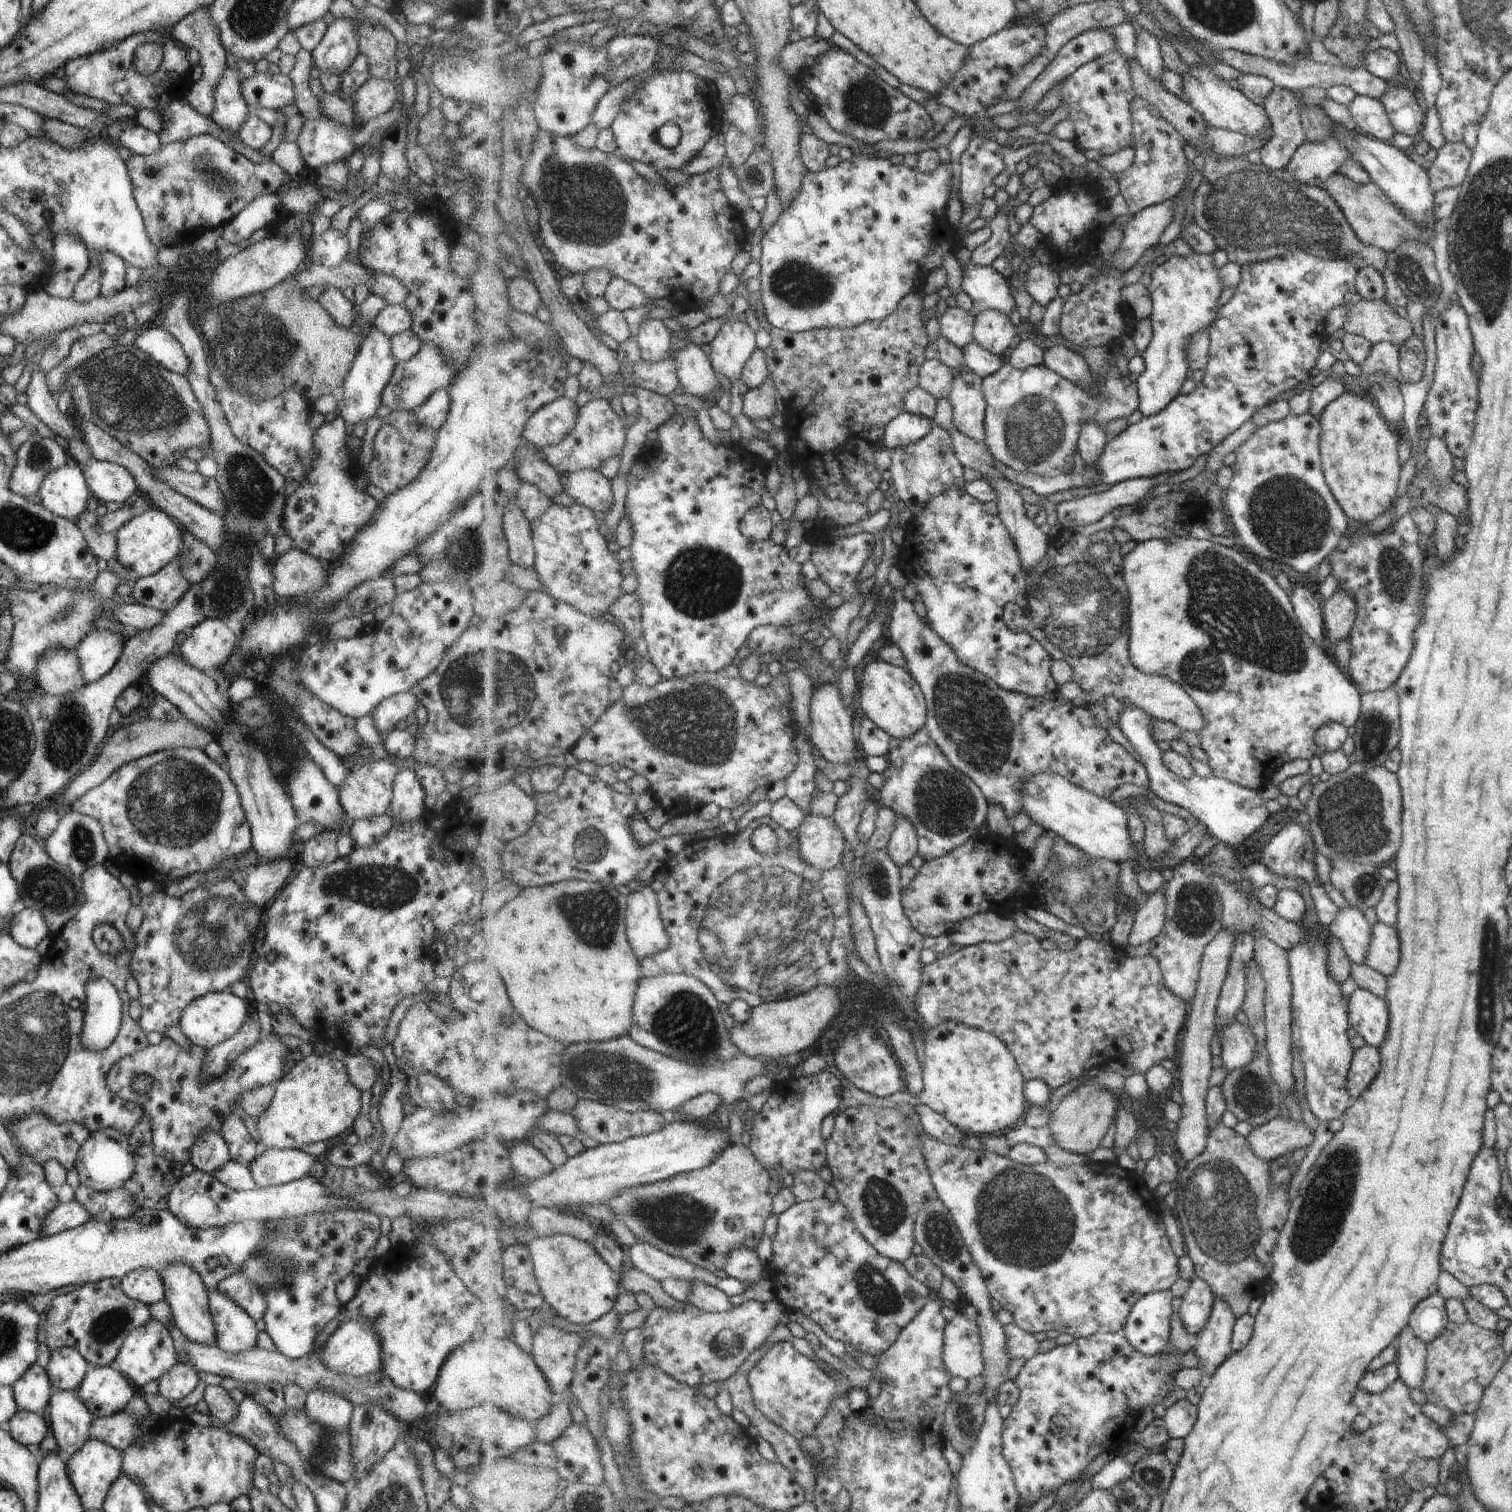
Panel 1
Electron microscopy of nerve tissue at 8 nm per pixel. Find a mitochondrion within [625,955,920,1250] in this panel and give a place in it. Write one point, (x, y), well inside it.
(684, 1023)

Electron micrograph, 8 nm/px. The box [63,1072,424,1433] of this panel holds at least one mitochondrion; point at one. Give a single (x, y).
(279, 1272)

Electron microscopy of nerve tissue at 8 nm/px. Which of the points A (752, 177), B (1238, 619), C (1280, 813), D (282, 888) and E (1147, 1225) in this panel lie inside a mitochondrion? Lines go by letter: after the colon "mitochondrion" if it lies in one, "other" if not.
A: mitochondrion
B: mitochondrion
C: other
D: other
E: other

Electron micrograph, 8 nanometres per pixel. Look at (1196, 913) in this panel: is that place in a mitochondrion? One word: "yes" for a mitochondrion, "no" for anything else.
yes

